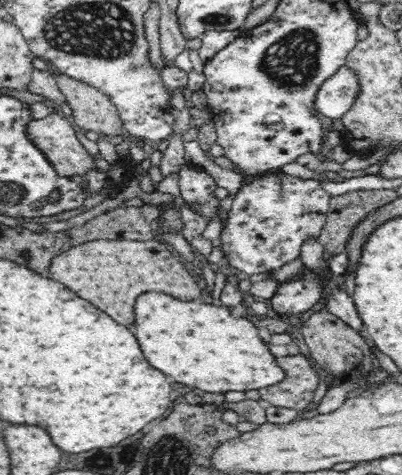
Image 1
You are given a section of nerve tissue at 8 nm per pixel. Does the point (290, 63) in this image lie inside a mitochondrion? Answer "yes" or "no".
yes

